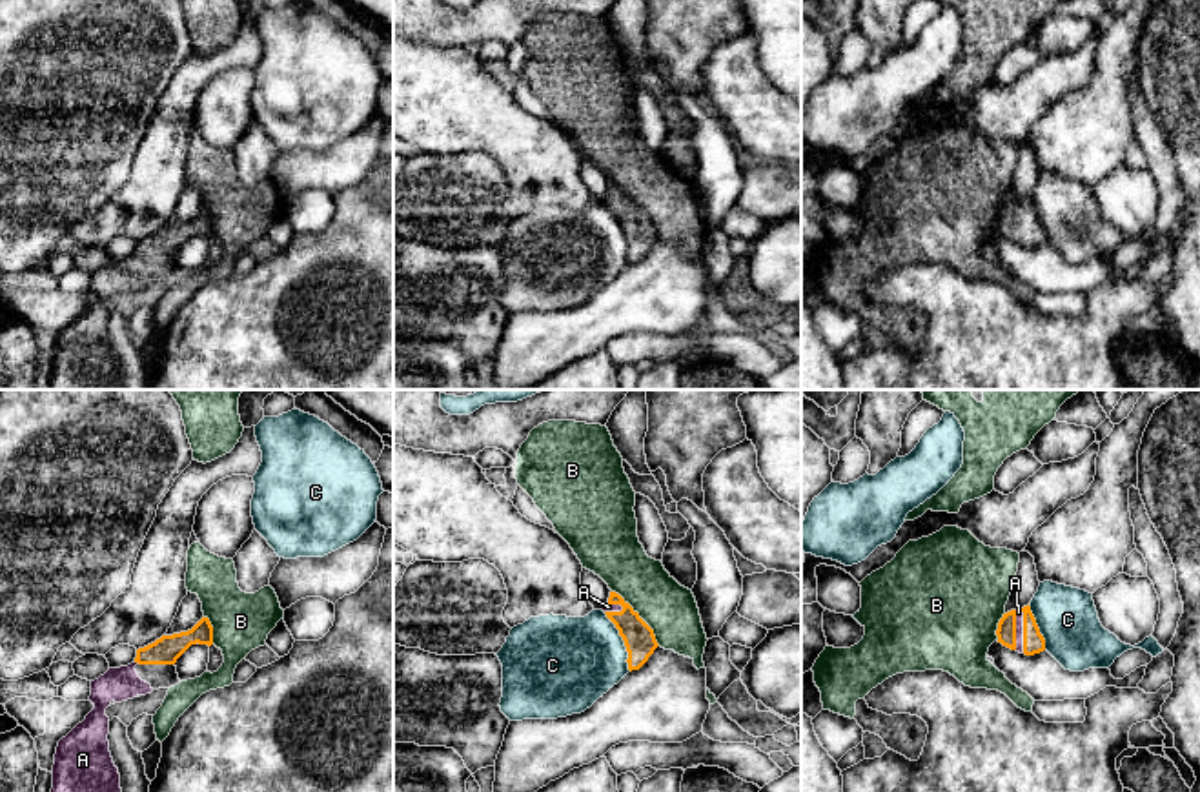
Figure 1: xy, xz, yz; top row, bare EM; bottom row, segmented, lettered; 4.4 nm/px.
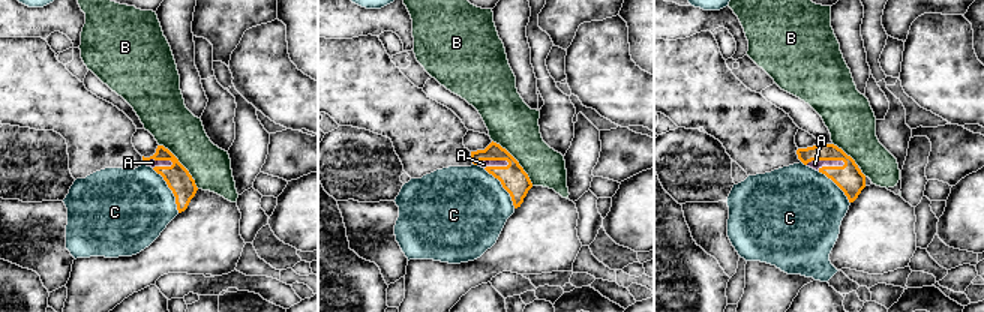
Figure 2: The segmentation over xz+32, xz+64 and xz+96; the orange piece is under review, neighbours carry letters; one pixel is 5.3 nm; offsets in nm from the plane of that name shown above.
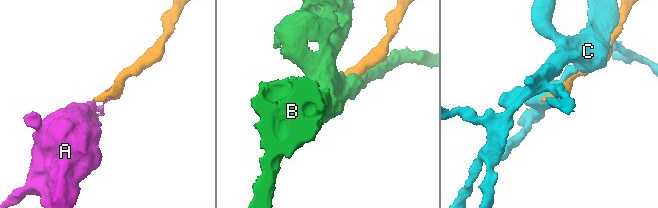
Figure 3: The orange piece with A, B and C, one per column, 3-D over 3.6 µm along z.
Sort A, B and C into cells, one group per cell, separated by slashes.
A / B / C

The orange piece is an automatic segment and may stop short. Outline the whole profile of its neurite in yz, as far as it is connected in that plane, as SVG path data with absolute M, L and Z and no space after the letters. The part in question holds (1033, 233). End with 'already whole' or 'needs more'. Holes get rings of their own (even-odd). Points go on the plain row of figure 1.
M1029 197L1003 206L996 228L998 235L1025 248L1034 248L1045 242L1045 231L1040 226Z; needs more

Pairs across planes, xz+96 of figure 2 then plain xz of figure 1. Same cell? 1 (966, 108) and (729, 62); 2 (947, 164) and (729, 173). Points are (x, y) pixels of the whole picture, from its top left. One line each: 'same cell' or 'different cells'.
1: same cell
2: different cells

